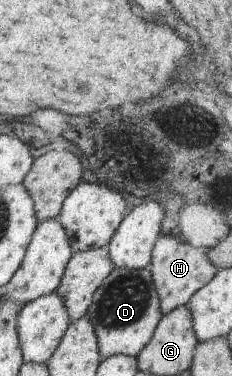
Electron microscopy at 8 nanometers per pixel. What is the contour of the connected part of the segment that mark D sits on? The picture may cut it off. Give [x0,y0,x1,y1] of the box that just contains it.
[87,267,163,360]

